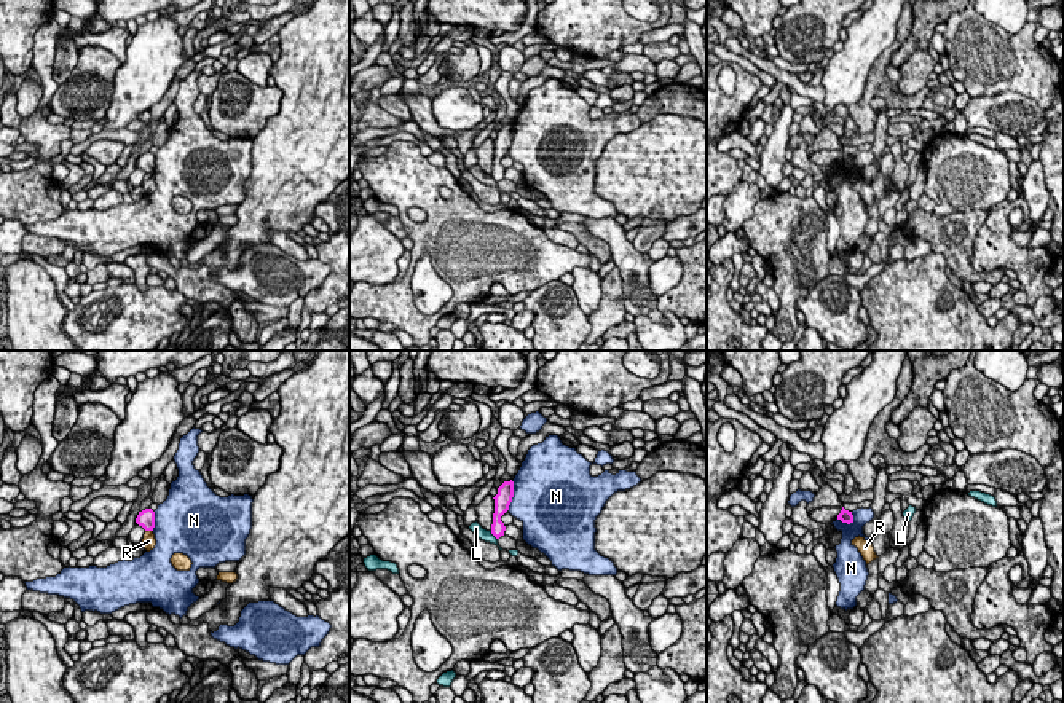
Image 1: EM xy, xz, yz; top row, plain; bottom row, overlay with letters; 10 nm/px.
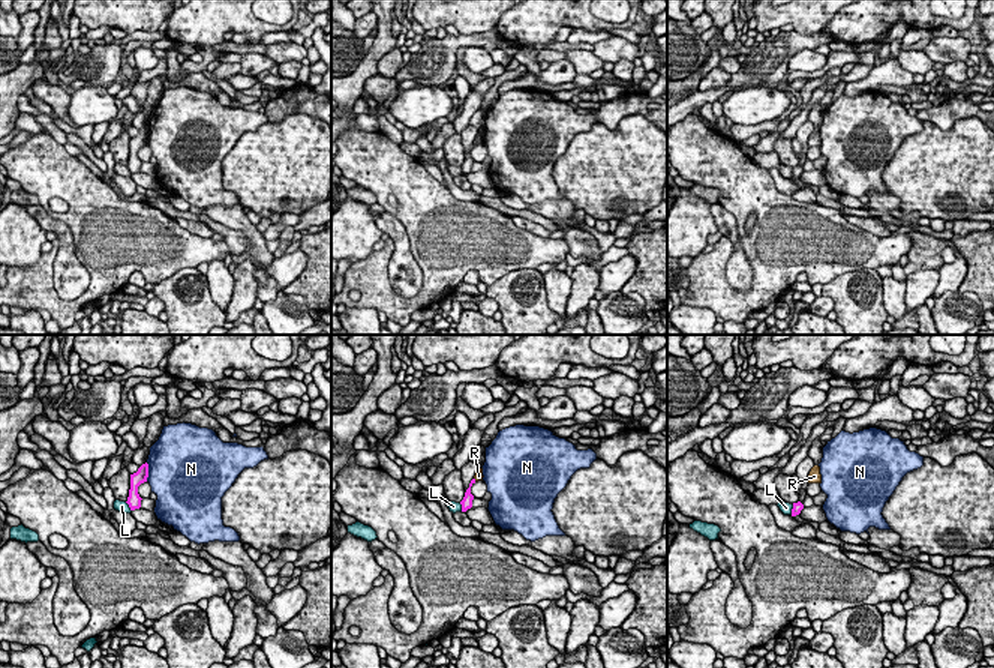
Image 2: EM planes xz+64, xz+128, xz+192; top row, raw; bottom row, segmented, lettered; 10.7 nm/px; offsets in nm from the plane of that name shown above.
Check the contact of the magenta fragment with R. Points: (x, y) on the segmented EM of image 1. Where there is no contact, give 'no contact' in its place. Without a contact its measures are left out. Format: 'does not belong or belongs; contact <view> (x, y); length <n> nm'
does not belong; contact xy (149, 530); length 80 nm

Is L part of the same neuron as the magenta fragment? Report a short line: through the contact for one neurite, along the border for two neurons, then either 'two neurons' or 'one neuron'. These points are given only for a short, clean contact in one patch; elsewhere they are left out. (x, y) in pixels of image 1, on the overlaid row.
two neurons

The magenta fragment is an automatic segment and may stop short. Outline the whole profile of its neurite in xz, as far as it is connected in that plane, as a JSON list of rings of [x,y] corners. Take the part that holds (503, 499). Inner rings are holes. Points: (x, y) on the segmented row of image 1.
[[[504,481],[498,488],[498,494],[493,497],[495,499],[495,513],[493,513],[493,524],[491,524],[491,534],[499,539],[504,536],[506,526],[501,521],[501,516],[509,510],[509,505],[514,497],[514,481]]]

